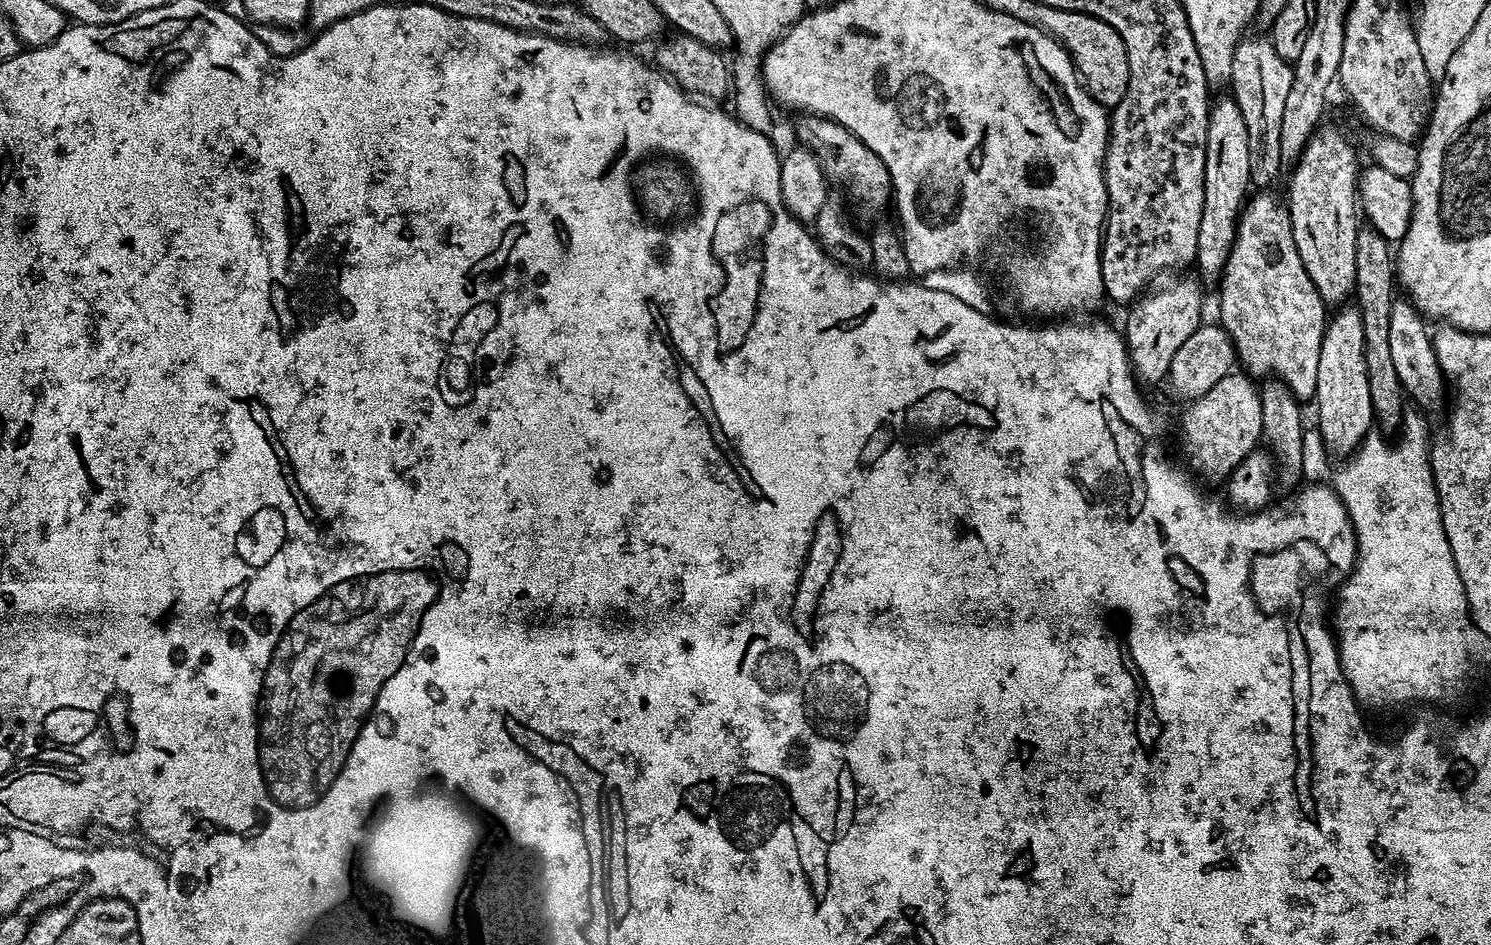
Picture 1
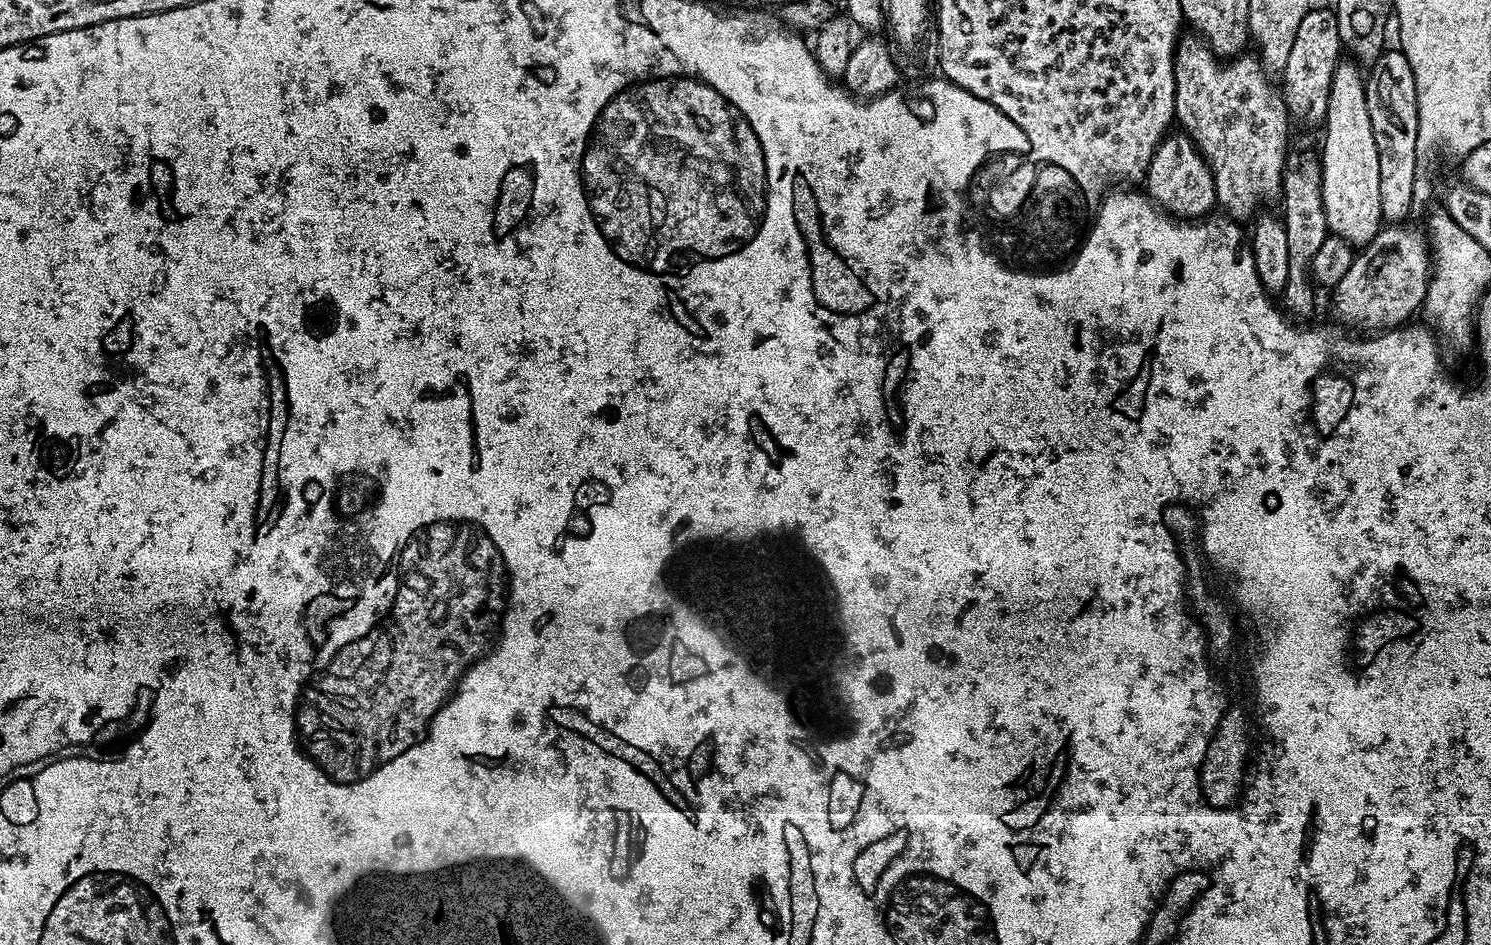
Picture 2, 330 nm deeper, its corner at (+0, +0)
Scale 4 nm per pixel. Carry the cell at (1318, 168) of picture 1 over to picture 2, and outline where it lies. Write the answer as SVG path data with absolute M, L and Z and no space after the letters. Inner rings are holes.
M1309 7L1294 34L1294 46L1290 49L1290 59L1287 60L1282 73L1284 104L1288 108L1289 117L1295 123L1297 120L1300 124L1323 125L1324 118L1328 115L1332 75L1342 60L1340 52L1342 53L1342 45L1335 11L1331 7Z

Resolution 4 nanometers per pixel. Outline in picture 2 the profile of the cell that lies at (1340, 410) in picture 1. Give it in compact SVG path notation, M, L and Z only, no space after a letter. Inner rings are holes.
M1352 62L1337 64L1332 75L1328 115L1325 116L1324 149L1318 152L1320 161L1320 189L1322 206L1326 210L1326 222L1331 235L1342 238L1347 244L1363 246L1377 236L1382 227L1382 194L1378 179L1378 146L1374 146L1374 130L1370 130L1370 110L1366 110L1365 77L1360 76L1361 69Z

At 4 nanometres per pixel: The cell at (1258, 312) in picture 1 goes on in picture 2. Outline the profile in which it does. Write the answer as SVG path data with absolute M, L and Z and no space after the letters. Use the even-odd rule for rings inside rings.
M1181 35L1176 41L1174 54L1174 106L1175 123L1191 138L1193 144L1212 171L1217 205L1231 219L1244 222L1244 219L1255 217L1259 204L1281 195L1284 186L1284 161L1289 151L1288 124L1290 117L1284 104L1281 89L1271 84L1269 73L1255 55L1241 54L1235 58L1221 59L1208 49L1208 45L1199 35Z

